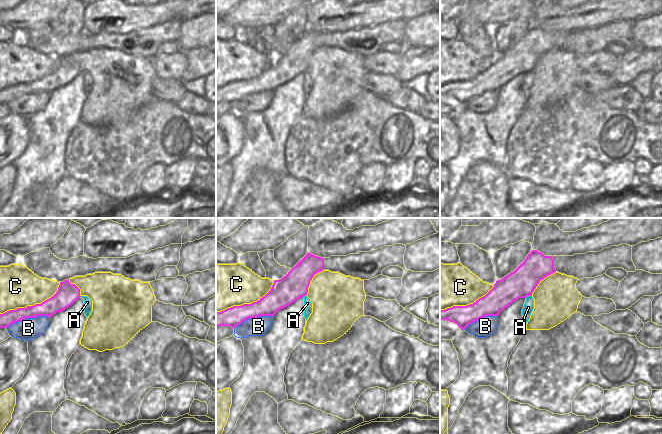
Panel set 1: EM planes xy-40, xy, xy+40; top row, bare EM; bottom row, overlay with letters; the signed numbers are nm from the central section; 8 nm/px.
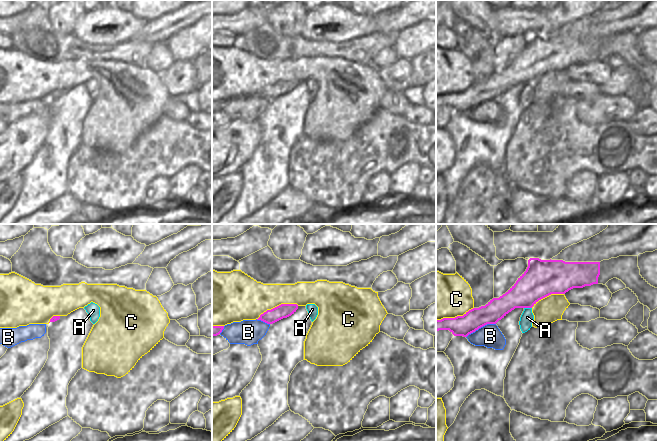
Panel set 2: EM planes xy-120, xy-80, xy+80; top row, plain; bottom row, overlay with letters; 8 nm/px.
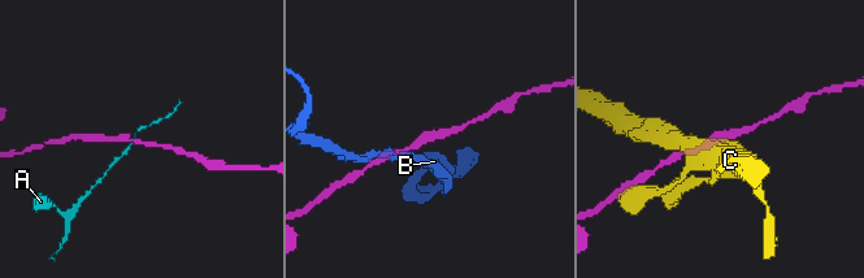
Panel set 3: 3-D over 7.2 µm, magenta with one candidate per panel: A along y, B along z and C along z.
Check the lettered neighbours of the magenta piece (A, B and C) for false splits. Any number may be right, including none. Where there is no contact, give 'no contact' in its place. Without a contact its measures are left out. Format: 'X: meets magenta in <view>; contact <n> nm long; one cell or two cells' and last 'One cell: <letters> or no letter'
A: meets magenta in xy+40; contact 60 nm long; two cells
B: meets magenta in xy-40; contact 360 nm long; two cells
C: meets magenta in xy-40; contact 550 nm long; two cells
One cell: no letter

